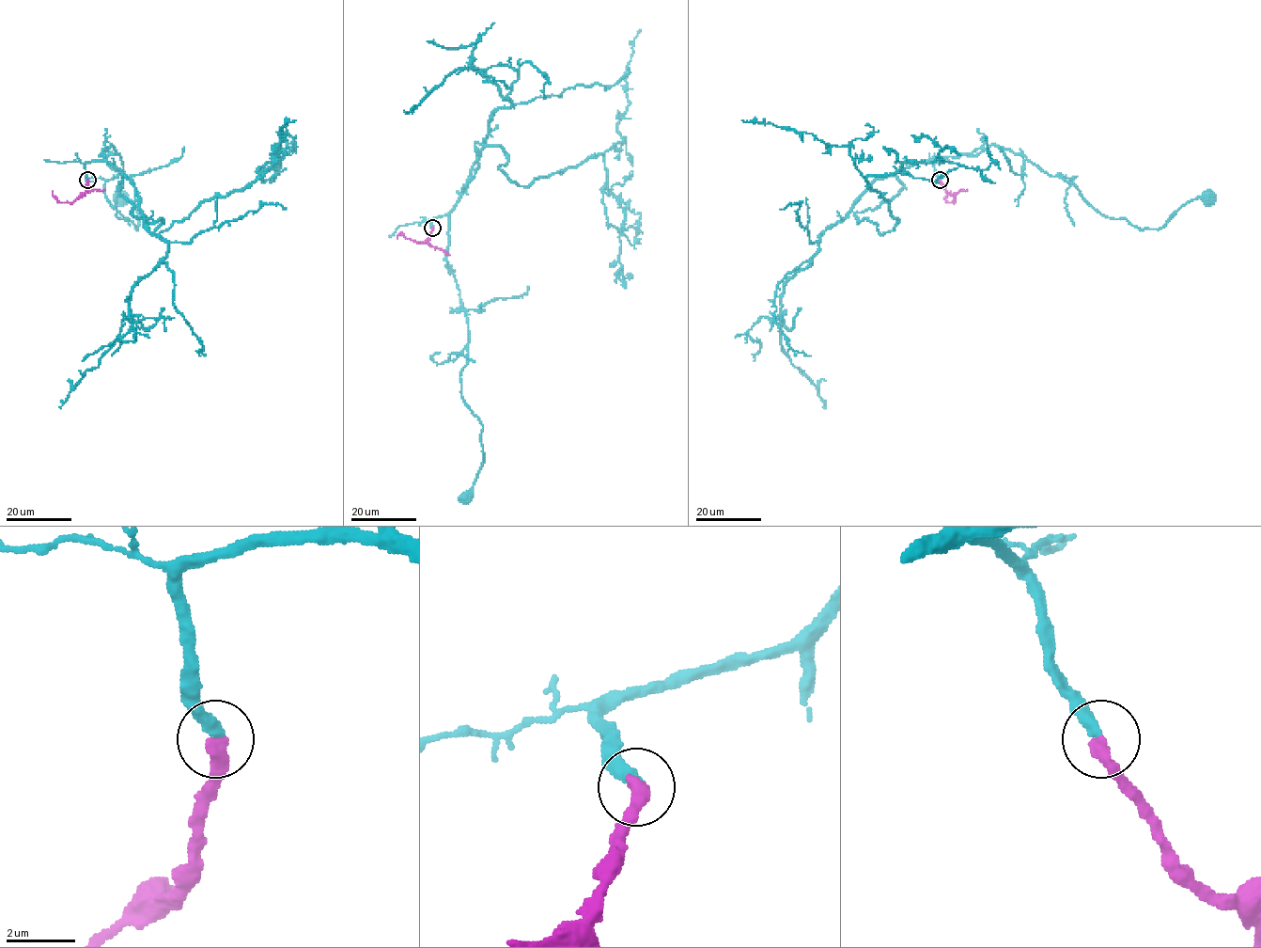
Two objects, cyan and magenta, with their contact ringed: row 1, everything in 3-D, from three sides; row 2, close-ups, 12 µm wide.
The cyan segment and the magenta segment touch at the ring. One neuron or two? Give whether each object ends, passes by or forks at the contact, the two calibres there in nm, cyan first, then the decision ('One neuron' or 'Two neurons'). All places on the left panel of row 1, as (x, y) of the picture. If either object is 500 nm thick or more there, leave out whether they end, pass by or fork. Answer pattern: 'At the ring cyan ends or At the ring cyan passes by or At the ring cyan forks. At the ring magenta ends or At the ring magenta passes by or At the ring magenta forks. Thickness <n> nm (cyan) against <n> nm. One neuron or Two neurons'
At the ring cyan ends. At the ring magenta ends. Thickness 380 nm (cyan) against 400 nm. One neuron

